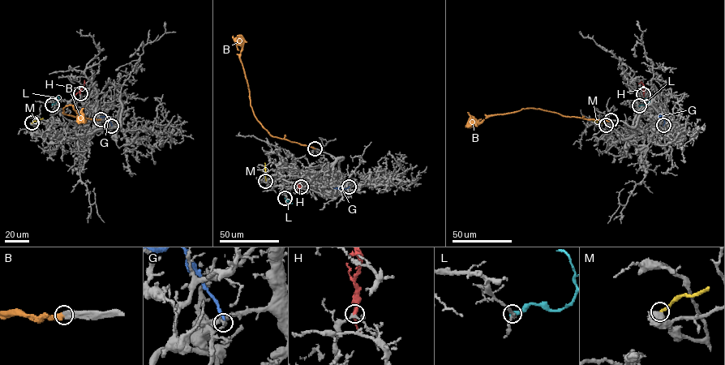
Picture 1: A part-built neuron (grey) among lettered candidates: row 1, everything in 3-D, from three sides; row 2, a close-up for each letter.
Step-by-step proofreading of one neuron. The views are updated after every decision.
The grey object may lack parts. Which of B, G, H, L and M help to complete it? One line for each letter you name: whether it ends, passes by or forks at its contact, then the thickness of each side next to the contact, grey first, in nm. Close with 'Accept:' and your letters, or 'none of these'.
B: it ends there; 480 nm thick on the grey side, 420 nm on the other
H: it ends there; 200 nm thick on the grey side, 280 nm on the other
Accept: B, H

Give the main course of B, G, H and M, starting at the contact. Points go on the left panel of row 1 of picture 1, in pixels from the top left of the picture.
B: (100, 119), (73, 117), (63, 113), (66, 105), (73, 105), (82, 119), (83, 108)
G: (112, 126), (106, 116), (100, 117)
H: (80, 93), (85, 83)
M: (32, 123), (43, 118)

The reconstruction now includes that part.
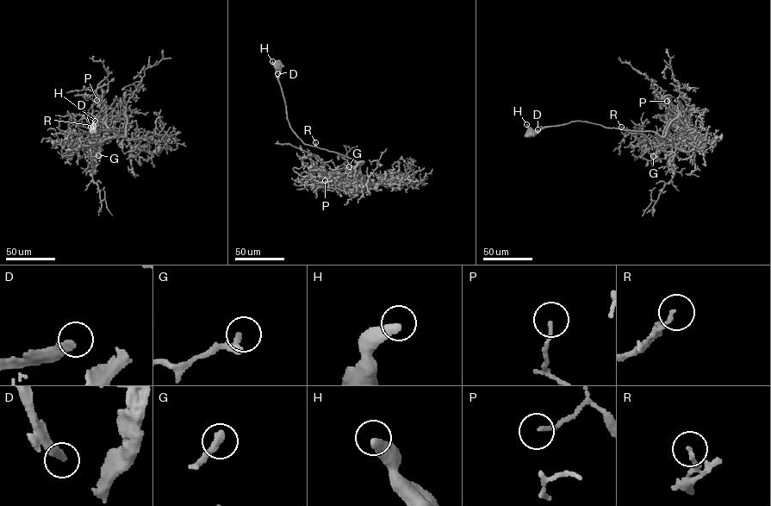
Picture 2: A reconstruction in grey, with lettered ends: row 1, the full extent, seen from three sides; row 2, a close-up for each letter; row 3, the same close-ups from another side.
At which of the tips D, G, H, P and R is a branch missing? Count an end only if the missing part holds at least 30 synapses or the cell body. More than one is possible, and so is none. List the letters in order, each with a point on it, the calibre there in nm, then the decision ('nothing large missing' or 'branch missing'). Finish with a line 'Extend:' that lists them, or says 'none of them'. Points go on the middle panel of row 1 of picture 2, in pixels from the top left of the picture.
D: (277, 73) | 380 nm | nothing large missing
G: (349, 166) | 360 nm | branch missing
H: (272, 61) | 360 nm | nothing large missing
P: (325, 180) | 130 nm | nothing large missing
R: (315, 142) | 160 nm | nothing large missing
Extend: G

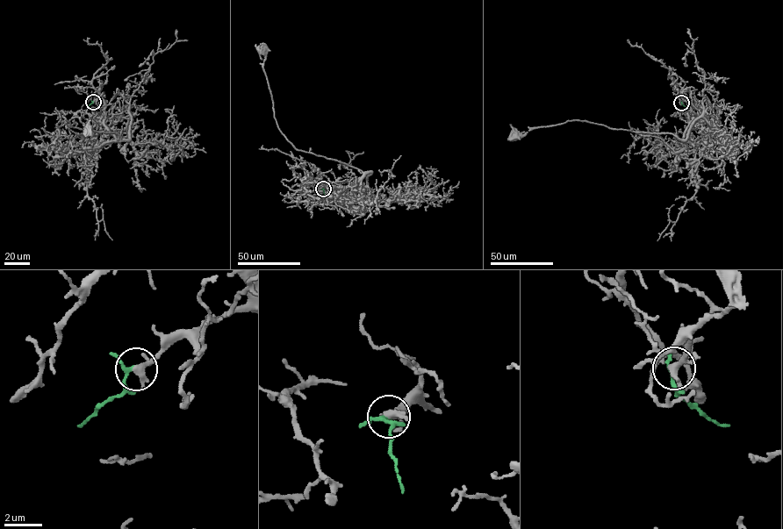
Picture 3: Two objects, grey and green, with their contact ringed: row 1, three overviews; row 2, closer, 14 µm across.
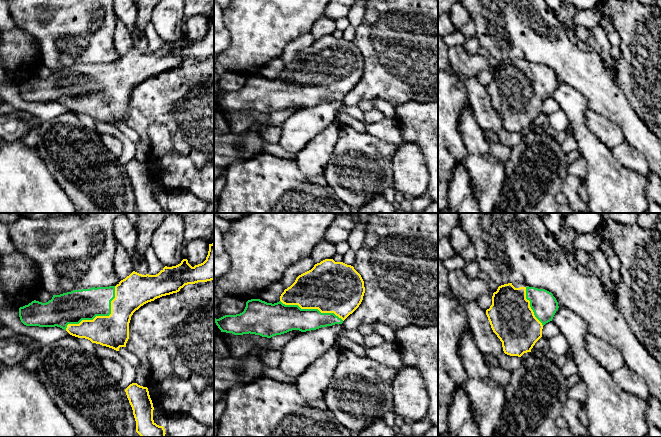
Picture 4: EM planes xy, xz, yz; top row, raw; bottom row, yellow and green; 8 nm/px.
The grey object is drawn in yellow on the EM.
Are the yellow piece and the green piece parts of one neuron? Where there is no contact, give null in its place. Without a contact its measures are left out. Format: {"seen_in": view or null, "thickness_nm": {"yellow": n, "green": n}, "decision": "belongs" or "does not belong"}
{"seen_in": "xy", "thickness_nm": {"yellow": 260, "green": 260}, "decision": "belongs"}

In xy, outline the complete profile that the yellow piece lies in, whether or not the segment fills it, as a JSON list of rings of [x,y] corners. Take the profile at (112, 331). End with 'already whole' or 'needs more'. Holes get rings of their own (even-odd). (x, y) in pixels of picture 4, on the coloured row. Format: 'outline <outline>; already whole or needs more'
outline [[[214,243],[209,244],[206,260],[192,267],[187,259],[172,267],[165,266],[156,275],[142,275],[133,271],[116,286],[92,287],[53,295],[46,303],[32,301],[19,308],[19,317],[26,326],[60,327],[70,335],[85,338],[119,351],[129,339],[129,323],[133,313],[144,304],[162,296],[177,293],[188,284],[214,280]]]; needs more

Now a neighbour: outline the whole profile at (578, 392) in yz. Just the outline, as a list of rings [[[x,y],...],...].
[[[580,380],[574,386],[570,387],[567,394],[568,399],[578,401],[582,406],[586,401],[587,388],[585,383]]]

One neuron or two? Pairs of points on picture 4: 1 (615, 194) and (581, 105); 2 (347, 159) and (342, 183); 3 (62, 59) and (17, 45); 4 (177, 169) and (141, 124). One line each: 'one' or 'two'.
1: one
2: one
3: two
4: two

